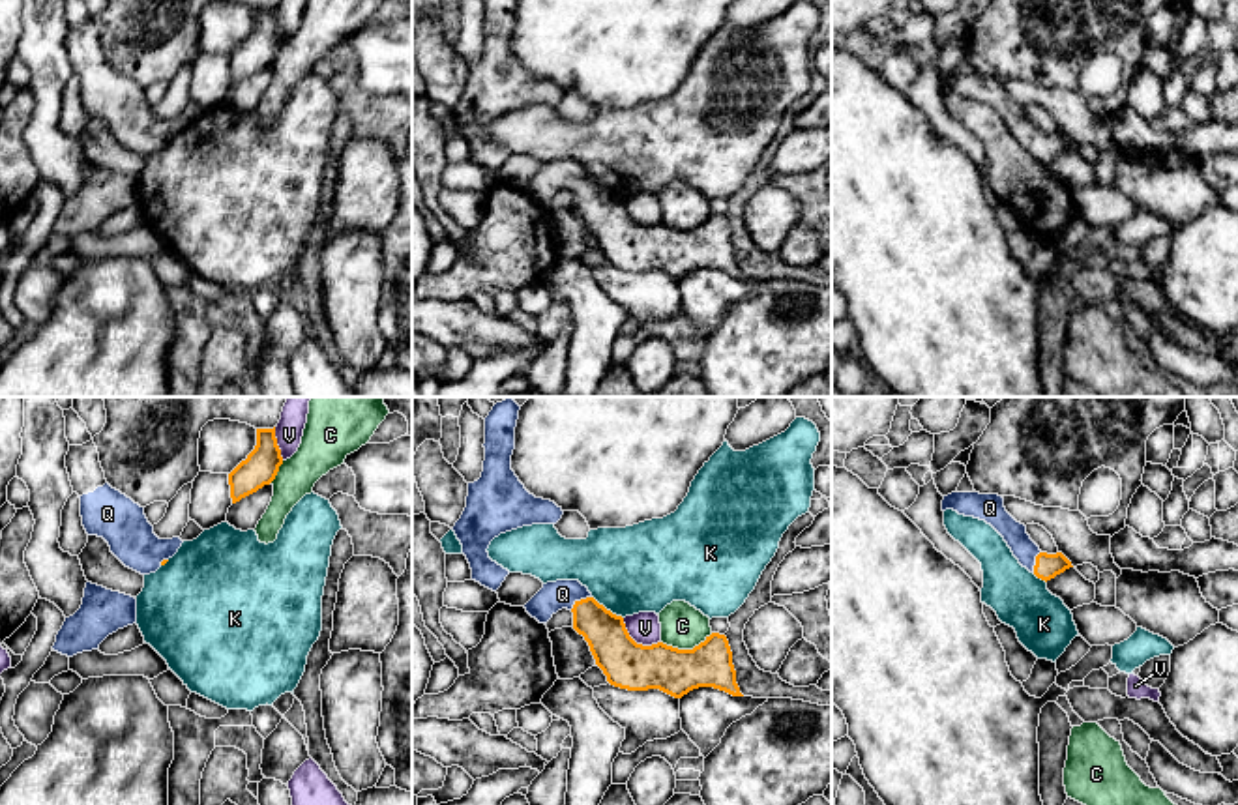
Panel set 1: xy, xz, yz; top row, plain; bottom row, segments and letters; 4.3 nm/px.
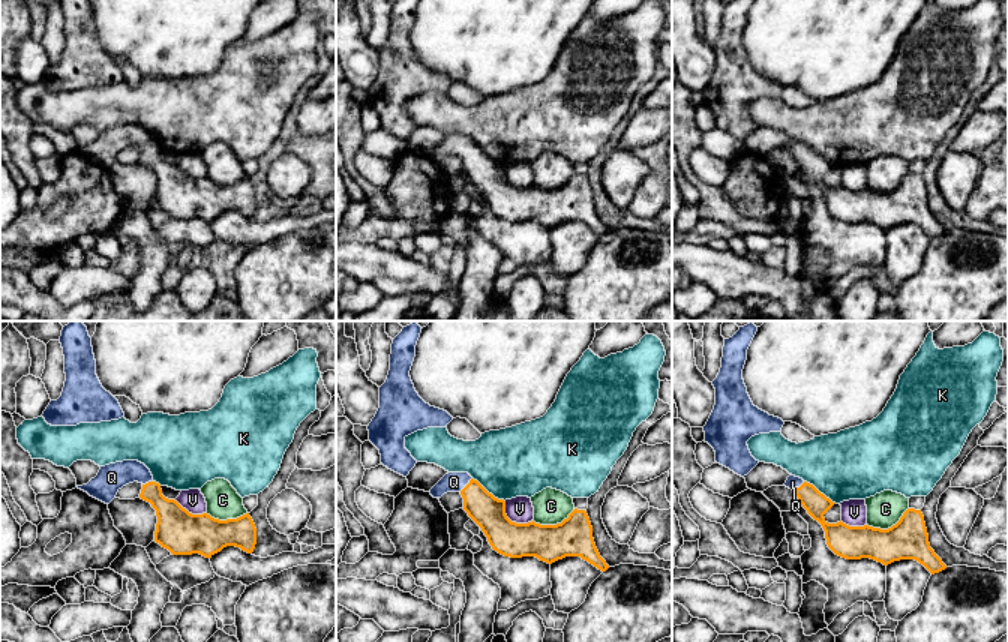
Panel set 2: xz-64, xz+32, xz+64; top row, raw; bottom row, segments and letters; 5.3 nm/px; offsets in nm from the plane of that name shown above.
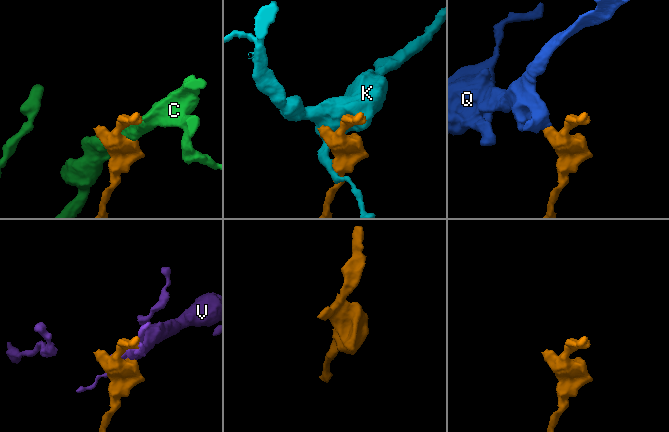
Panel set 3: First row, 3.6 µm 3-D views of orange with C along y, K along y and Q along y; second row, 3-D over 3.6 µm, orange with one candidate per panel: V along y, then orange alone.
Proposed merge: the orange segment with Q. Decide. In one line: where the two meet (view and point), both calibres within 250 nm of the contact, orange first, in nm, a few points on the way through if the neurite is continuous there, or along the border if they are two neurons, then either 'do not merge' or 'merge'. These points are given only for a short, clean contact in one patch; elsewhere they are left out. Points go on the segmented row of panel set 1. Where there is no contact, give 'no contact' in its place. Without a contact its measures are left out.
xz (579, 601) | 180/130 nm | across xz (613, 648), (607, 635), (579, 601), (572, 594), (562, 594) | merge

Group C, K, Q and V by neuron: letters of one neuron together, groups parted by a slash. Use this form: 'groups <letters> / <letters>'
groups C / K / Q / V

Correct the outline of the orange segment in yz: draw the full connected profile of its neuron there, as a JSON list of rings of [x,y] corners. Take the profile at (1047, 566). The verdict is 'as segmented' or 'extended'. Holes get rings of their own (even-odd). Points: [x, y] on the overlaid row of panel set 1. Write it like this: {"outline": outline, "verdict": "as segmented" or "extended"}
{"outline": [[[951,492],[942,500],[942,511],[946,509],[991,524],[1004,537],[1019,564],[1045,582],[1073,567],[1062,552],[1041,552],[1026,534],[1026,526],[1006,511],[1004,498],[998,494]]], "verdict": "extended"}

